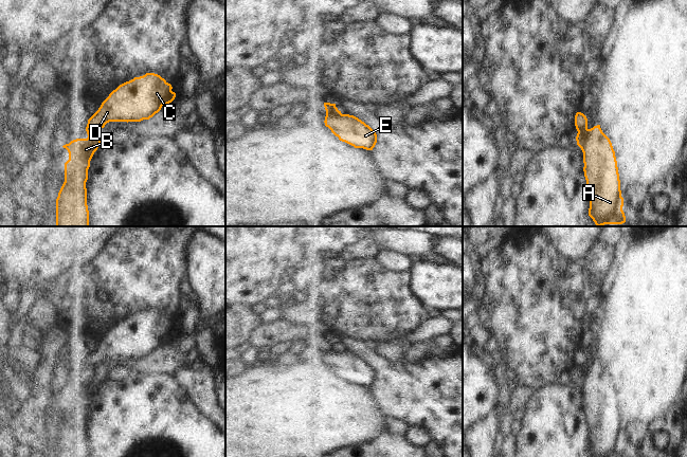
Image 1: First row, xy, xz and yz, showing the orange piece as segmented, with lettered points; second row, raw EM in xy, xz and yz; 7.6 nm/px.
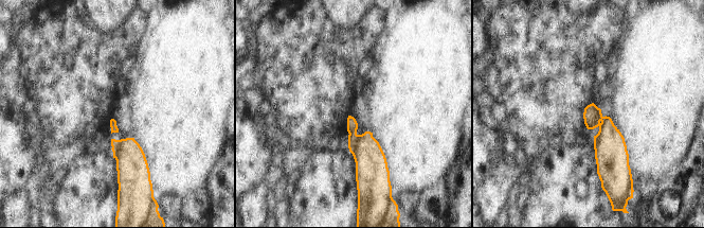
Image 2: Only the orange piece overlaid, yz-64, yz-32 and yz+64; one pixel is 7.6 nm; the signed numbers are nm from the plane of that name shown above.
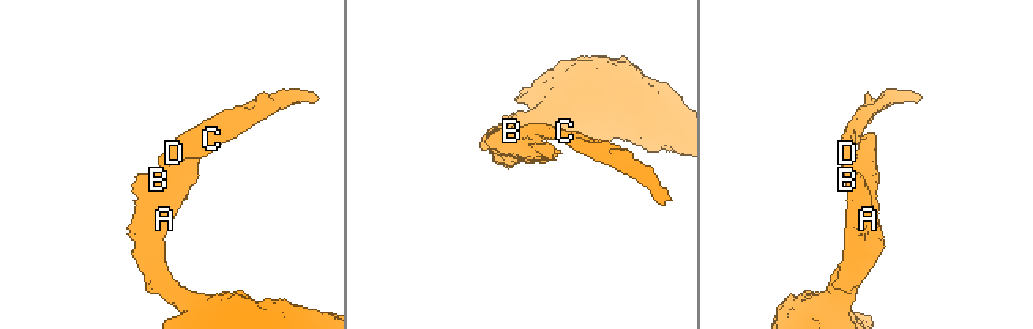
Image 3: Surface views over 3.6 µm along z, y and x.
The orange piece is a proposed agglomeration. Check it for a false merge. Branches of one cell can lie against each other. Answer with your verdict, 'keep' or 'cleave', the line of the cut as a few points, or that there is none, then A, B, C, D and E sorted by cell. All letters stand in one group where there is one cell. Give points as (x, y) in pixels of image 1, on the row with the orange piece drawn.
cleave; cut xy (100, 132), (88, 134); groups A B E / C D

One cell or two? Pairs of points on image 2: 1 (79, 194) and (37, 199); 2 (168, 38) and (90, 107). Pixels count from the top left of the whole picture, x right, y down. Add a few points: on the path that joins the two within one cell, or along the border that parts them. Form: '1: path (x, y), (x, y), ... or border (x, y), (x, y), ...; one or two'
1: border (43, 196), (41, 211); two
2: border (141, 51), (126, 84); two

